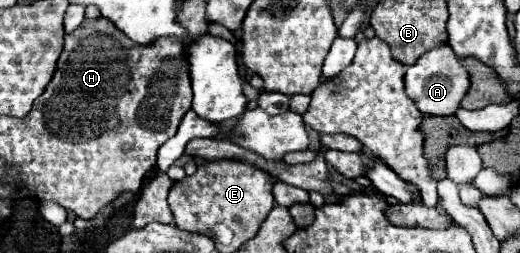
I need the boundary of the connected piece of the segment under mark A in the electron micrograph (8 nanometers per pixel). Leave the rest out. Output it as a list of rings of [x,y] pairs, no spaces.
[[[449,45],[427,51],[405,73],[405,91],[423,115],[453,115],[469,89],[469,73]]]

